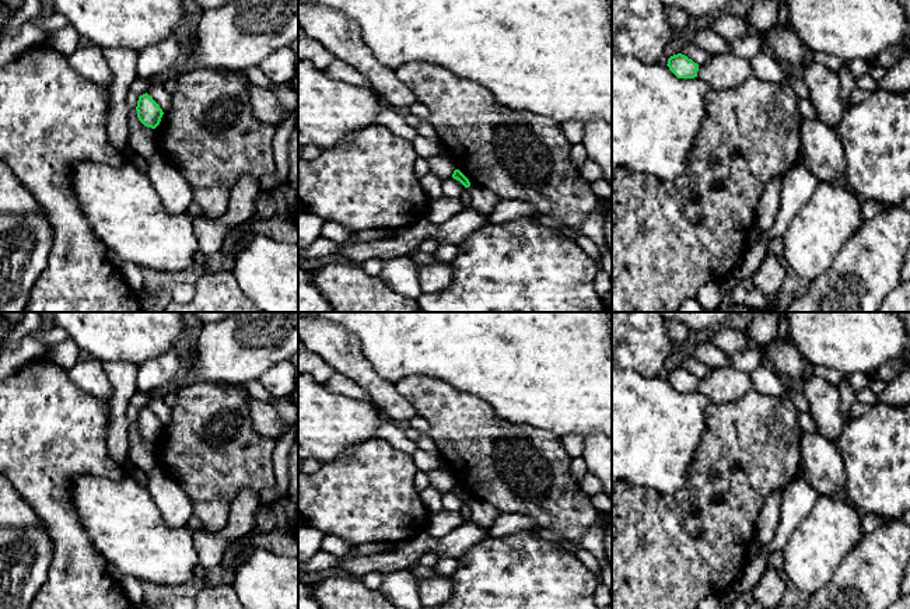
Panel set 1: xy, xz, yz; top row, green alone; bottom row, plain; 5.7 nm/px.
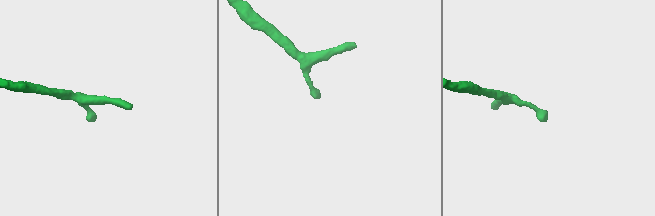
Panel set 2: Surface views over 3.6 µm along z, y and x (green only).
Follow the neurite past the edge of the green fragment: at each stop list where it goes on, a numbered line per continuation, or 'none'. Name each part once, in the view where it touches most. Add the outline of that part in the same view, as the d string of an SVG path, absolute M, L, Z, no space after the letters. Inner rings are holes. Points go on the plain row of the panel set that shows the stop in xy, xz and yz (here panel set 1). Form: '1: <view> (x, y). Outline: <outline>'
none

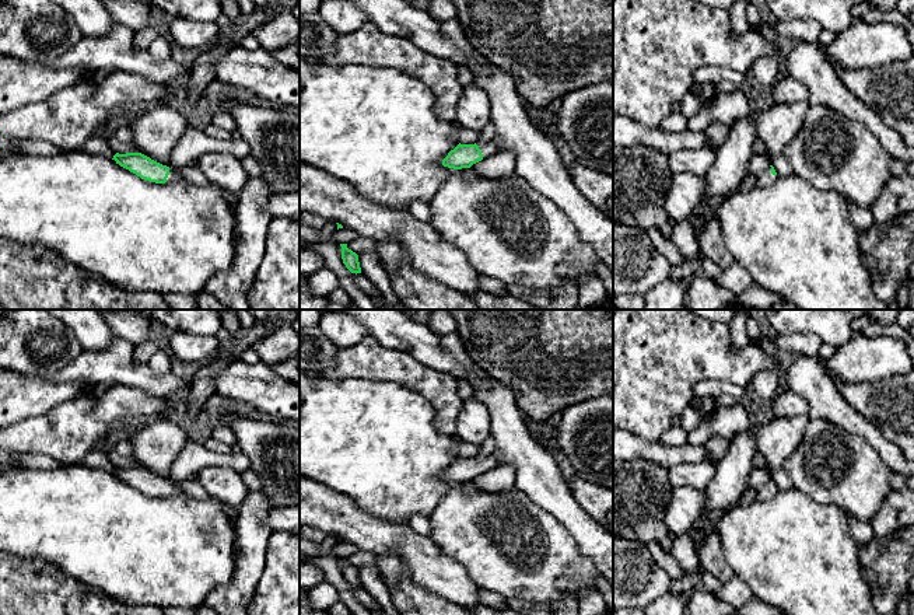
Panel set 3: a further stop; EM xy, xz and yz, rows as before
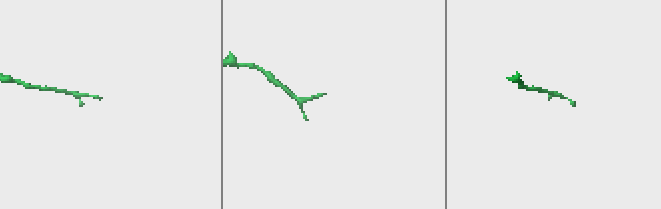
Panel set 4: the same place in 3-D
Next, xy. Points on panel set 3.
1: xy (174, 491). Outline: M169 482L169 489L165 497L182 496L185 495L175 483Z

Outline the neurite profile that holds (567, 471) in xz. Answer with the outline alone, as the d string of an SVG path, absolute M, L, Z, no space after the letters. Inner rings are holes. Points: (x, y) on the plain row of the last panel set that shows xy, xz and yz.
M549 447L547 448L551 455L554 457L558 469L563 475L563 479L568 483L571 481L571 478L575 475L574 468L570 464L570 459L565 457L565 454L557 447Z

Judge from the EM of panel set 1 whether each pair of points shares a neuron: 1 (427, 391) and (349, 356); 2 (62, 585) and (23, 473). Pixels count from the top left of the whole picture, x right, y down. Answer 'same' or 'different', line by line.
1: different
2: same

